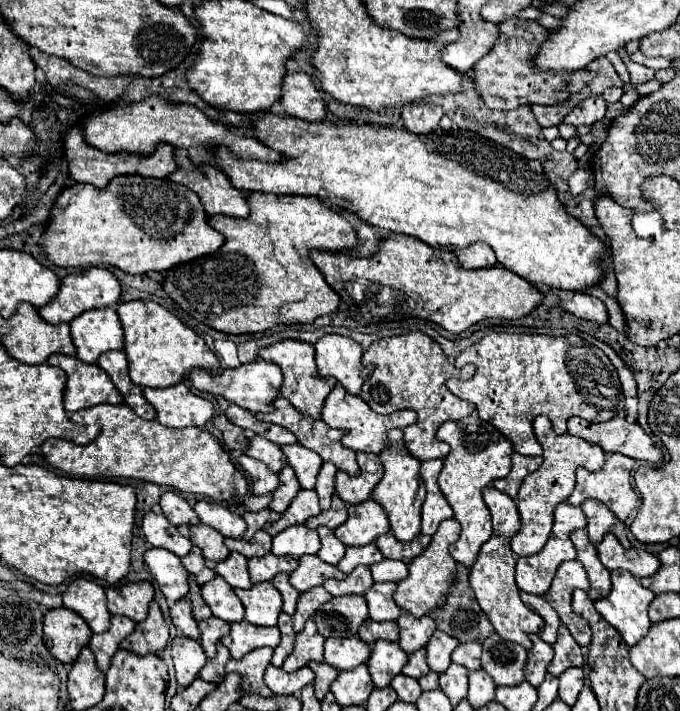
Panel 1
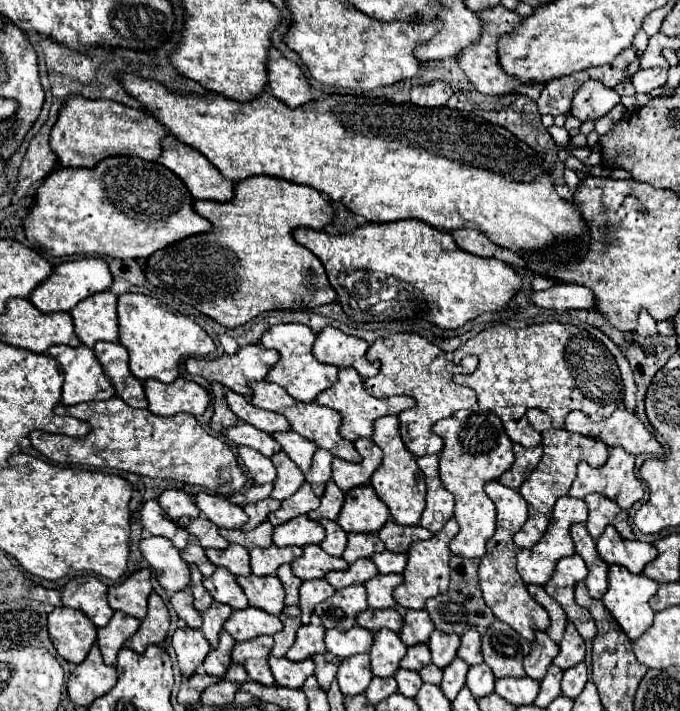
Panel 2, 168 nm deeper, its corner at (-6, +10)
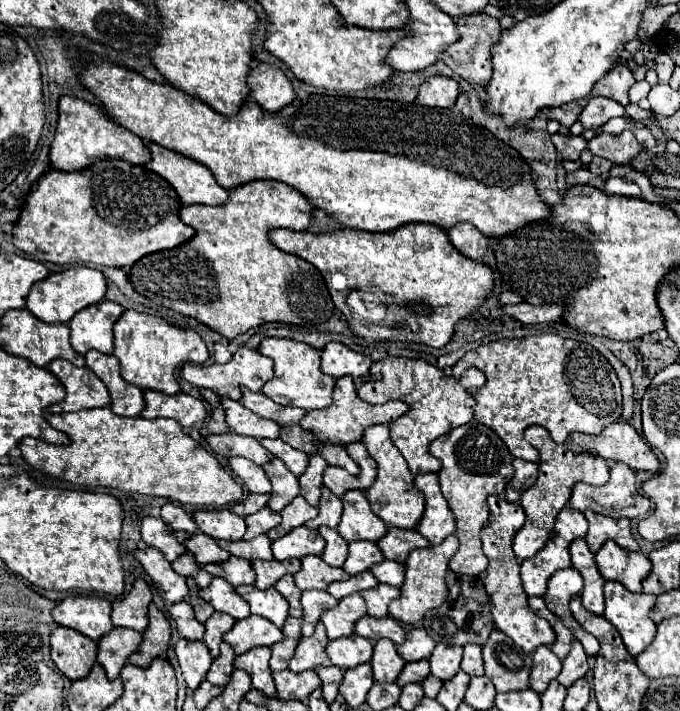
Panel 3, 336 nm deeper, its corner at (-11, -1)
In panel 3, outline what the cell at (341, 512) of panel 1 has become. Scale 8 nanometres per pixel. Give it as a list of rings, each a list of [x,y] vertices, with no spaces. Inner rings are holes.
[[[323,487],[317,509],[319,509],[319,515],[315,519],[307,521],[305,525],[309,529],[317,529],[321,525],[327,525],[327,527],[335,529],[339,519],[341,519],[341,501],[339,501],[339,497],[335,497],[327,487]]]

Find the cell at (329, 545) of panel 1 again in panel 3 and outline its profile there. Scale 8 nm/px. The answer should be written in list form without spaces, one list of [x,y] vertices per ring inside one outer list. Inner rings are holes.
[[[319,527],[319,535],[325,539],[325,551],[321,553],[323,561],[333,567],[343,567],[345,557],[347,557],[347,541],[341,539],[341,535],[335,529],[329,527]]]

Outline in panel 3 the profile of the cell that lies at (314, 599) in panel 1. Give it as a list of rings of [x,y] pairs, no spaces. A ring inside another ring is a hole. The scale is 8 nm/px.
[[[303,591],[301,605],[303,605],[303,627],[301,635],[309,637],[315,629],[315,623],[319,621],[321,613],[335,607],[339,601],[331,597],[327,591]]]

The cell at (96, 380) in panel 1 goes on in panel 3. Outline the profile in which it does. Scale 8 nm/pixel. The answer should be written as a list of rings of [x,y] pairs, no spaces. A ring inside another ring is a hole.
[[[55,359],[49,365],[49,371],[63,383],[67,395],[61,403],[47,407],[45,413],[69,413],[109,405],[107,387],[89,367],[75,367],[67,359]]]

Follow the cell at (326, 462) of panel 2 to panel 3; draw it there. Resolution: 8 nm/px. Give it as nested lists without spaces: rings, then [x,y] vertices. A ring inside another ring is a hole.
[[[311,455],[307,471],[303,475],[299,475],[299,487],[301,487],[299,493],[309,505],[319,503],[321,487],[323,487],[321,479],[323,479],[325,469],[327,469],[327,461],[323,461],[323,457],[319,457],[319,455]]]

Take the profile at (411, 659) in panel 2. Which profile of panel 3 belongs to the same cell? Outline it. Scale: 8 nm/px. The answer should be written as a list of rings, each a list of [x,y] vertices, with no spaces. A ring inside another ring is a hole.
[[[423,659],[423,661],[407,663],[397,677],[397,685],[405,687],[407,683],[421,683],[427,675],[429,675],[429,661]]]

